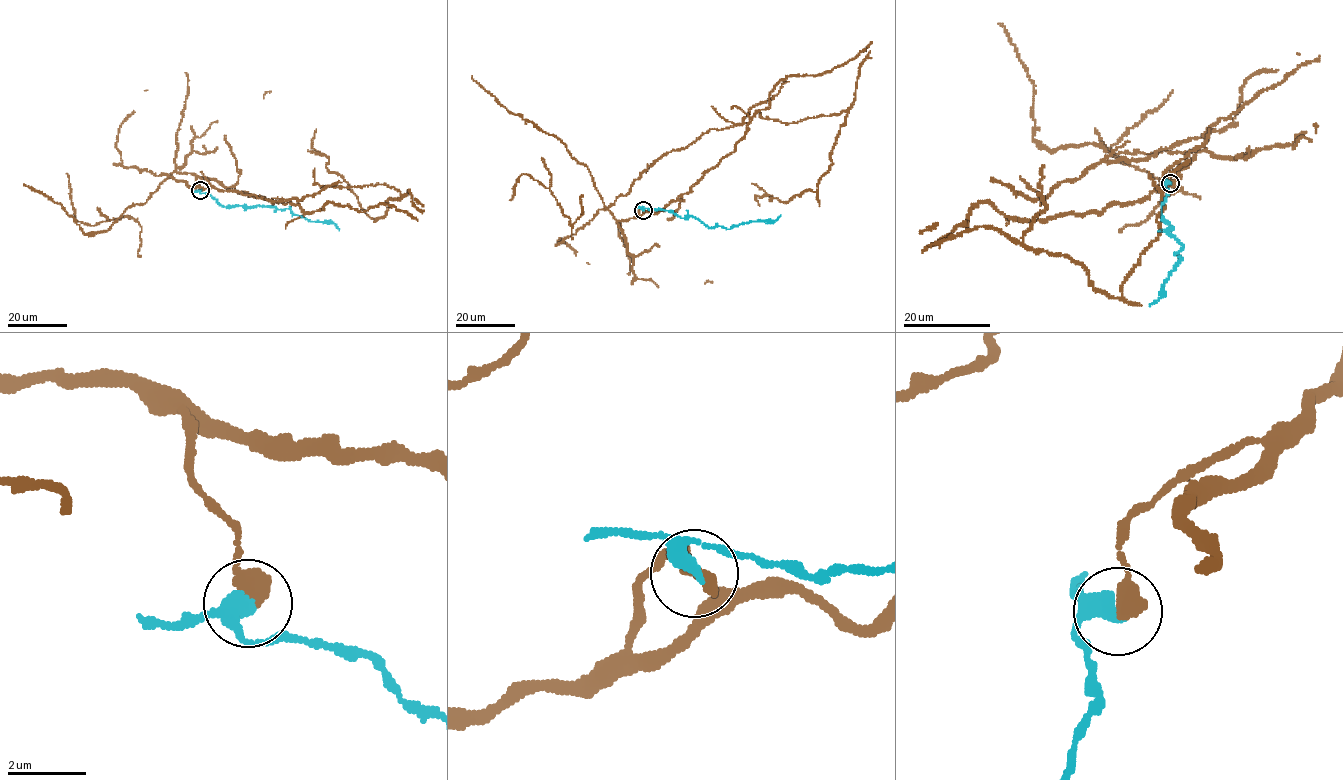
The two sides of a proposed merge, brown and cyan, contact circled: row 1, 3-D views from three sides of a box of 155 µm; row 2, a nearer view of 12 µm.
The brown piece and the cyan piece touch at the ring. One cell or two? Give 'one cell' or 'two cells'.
two cells

